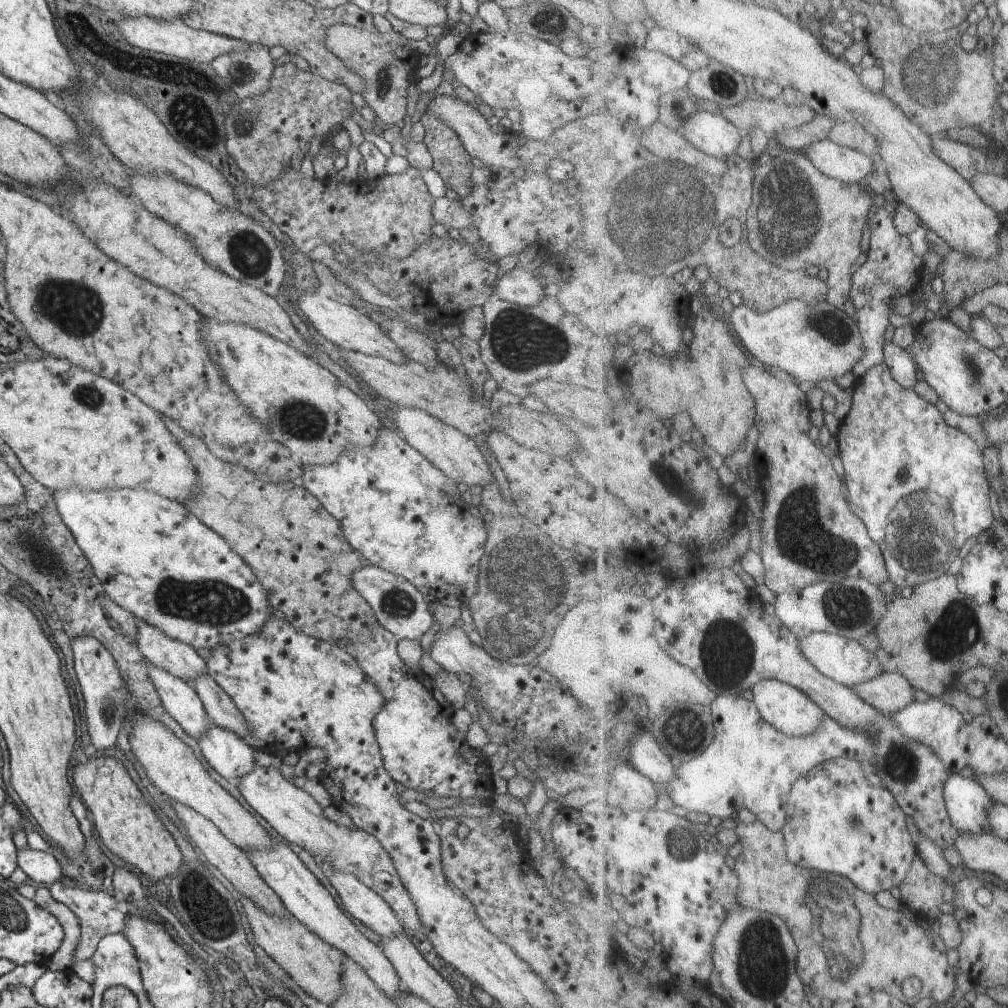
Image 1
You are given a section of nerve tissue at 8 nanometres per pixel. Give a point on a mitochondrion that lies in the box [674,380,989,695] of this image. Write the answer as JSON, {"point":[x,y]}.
{"point":[918,526]}

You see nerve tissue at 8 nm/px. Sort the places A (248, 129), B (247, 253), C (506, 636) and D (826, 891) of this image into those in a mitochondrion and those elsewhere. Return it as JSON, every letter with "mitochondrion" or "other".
{"A":"mitochondrion","B":"mitochondrion","C":"mitochondrion","D":"mitochondrion"}

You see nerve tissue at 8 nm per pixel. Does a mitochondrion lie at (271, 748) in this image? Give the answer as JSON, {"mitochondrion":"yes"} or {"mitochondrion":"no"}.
{"mitochondrion":"no"}

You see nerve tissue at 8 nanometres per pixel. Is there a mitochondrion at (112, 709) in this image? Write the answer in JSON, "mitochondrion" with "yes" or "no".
{"mitochondrion":"yes"}

